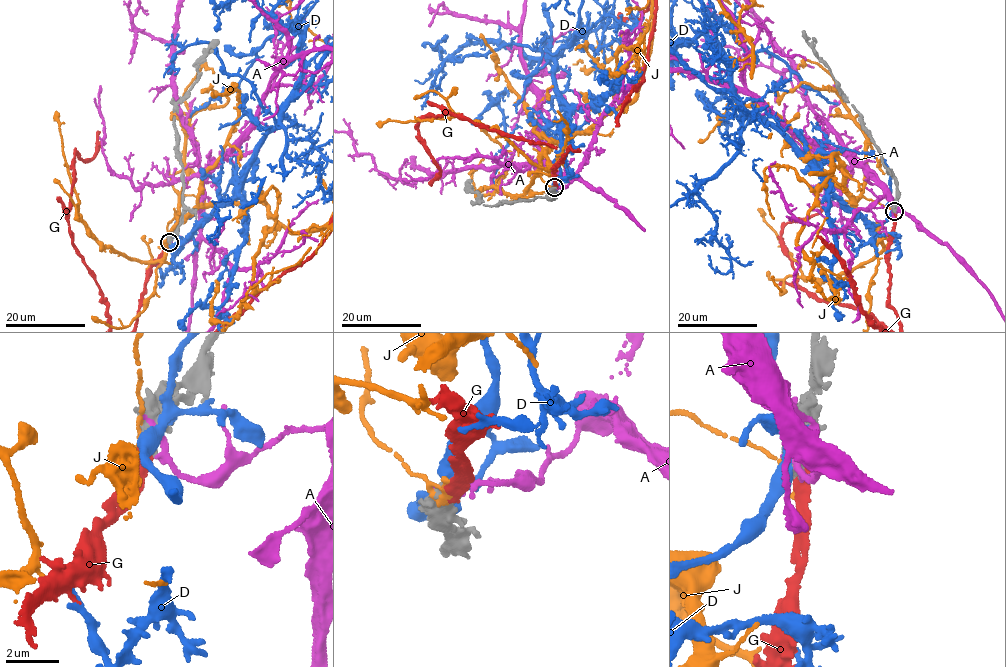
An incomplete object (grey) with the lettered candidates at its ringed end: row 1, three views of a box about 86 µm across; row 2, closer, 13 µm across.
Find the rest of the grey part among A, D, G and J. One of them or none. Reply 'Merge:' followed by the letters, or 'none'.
Merge: G

